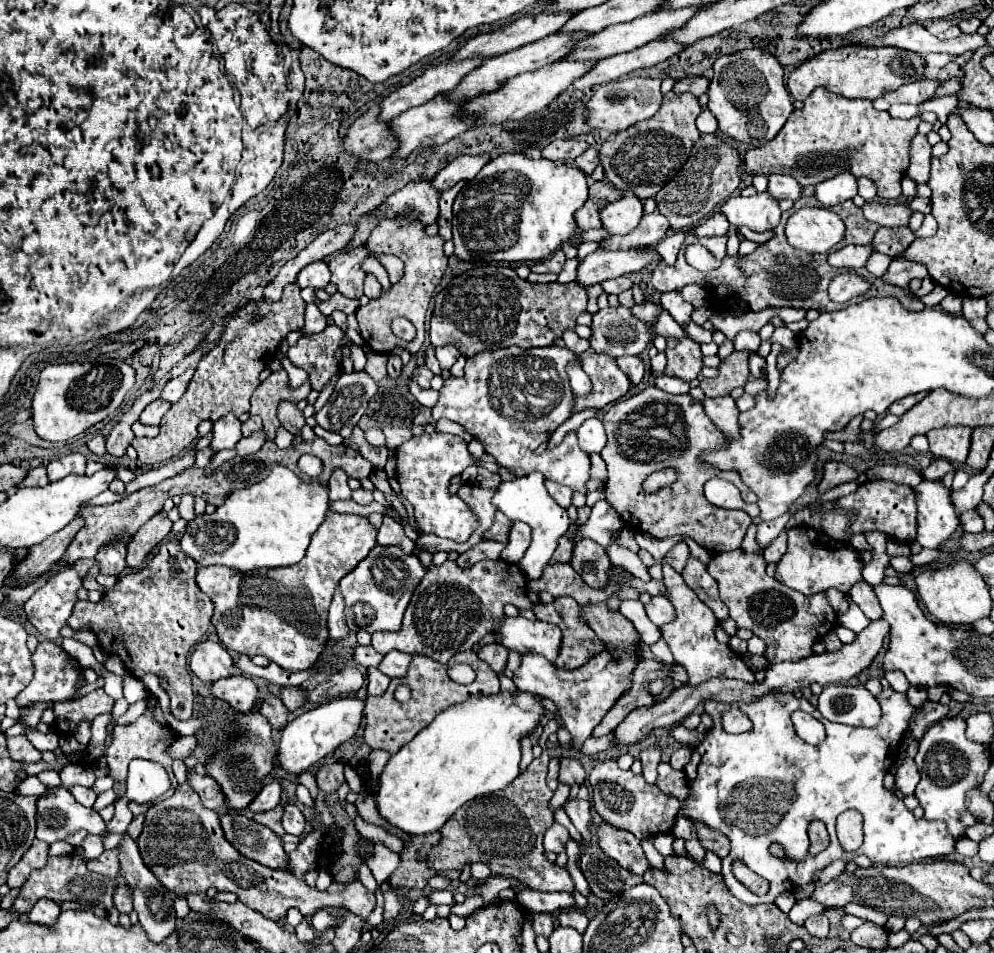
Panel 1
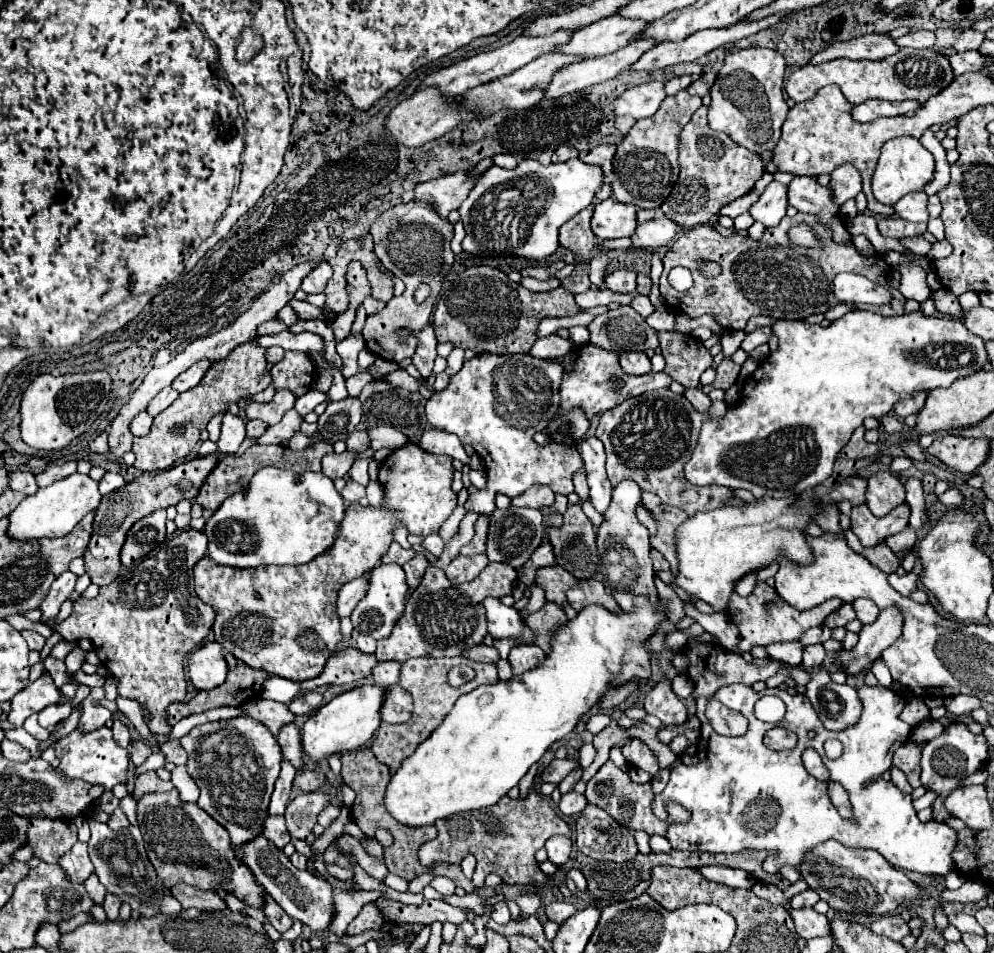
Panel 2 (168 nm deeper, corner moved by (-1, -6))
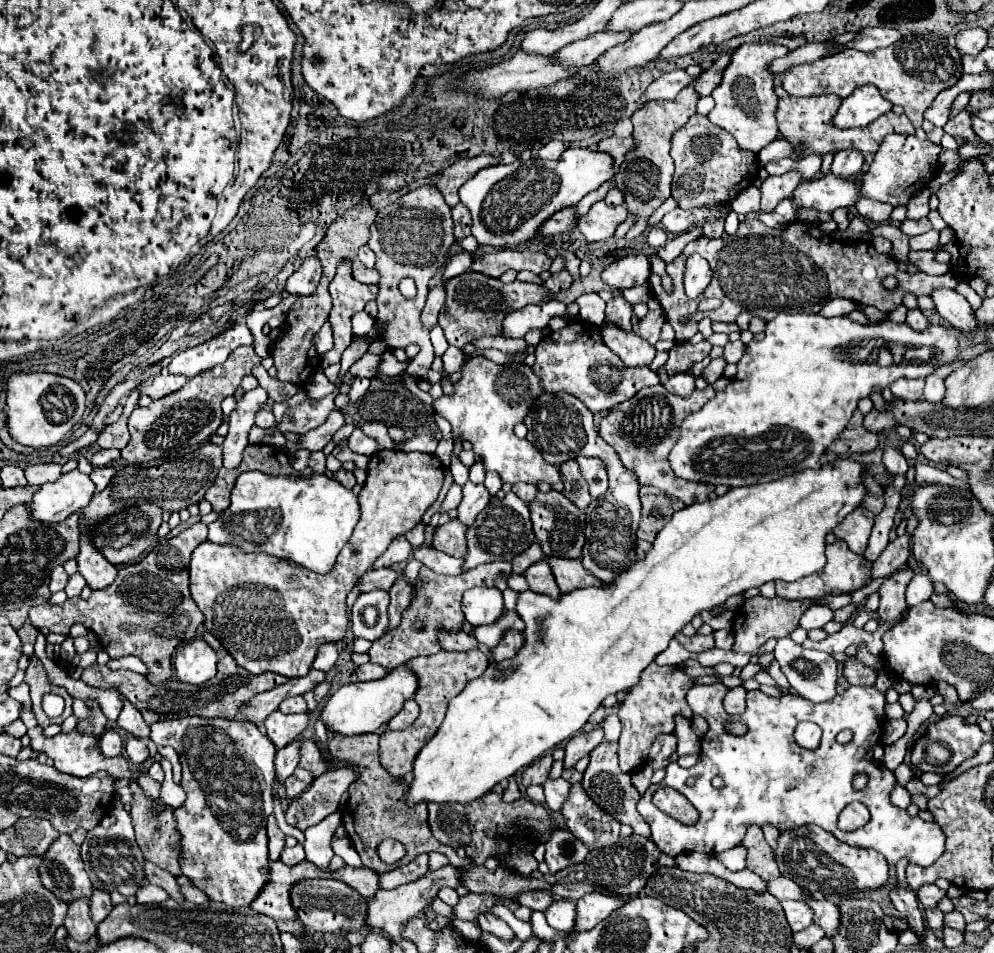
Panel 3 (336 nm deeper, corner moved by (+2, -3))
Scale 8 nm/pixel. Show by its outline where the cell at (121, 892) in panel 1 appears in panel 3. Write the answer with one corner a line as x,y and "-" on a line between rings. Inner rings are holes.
94,890
90,896
90,910
92,910
92,918
96,924
100,924
112,910
110,904
110,894
104,890

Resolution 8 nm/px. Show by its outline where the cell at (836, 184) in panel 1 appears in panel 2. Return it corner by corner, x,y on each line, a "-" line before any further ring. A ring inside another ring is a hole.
843,163
831,173
829,187
833,189
835,201
843,205
847,199
853,199
861,191
861,173
851,163

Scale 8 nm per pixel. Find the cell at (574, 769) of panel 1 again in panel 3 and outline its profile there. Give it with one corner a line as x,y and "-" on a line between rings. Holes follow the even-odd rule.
546,754
546,756
542,756
540,760
536,760
536,764
532,764
532,766
526,768
526,772
524,772
524,776
522,776
522,784
524,784
524,786
544,784
544,782
548,780
548,772
550,772
550,768
552,768
552,762
554,762
552,754

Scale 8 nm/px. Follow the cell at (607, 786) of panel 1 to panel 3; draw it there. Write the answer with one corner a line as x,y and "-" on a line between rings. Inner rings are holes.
602,742
596,746
596,750
590,754
590,764
584,772
584,780
582,780
582,786
586,790
586,794
602,808
606,810
610,816
614,816
620,824
628,824
632,826
634,834
638,836
644,836
644,838
650,838
650,828
646,824
646,820
640,816
640,812
636,810
636,804
640,800
640,794
638,790
634,788
634,784
630,782
630,774
622,772
618,768
618,754
616,754
616,744
610,744
610,742

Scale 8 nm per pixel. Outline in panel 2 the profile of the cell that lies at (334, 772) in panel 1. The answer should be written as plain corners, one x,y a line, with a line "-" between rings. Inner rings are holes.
301,771
293,779
293,785
303,793
311,793
311,791
317,791
323,785
323,781
325,781
325,773
321,771

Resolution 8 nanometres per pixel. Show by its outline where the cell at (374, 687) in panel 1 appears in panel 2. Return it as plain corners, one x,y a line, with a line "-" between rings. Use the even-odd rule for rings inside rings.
391,685
389,687
389,697
385,699
385,705
383,705
383,713
381,713
381,719
385,723
391,723
391,725
399,725
399,723
407,723
409,717
411,717
411,711
413,711
413,699
407,691
403,691
399,685

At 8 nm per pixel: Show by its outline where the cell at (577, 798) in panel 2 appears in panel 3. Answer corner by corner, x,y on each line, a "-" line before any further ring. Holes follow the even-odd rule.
564,778
558,780
546,780
542,784
544,794
546,794
546,806
554,812
558,812
562,808
562,804
566,802
568,794
570,794
570,782
566,782

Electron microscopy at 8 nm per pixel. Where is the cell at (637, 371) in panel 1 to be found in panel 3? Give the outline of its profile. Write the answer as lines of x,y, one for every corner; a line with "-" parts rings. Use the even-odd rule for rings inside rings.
604,328
602,340
622,358
626,366
646,366
656,356
656,348
632,332
616,332
616,328

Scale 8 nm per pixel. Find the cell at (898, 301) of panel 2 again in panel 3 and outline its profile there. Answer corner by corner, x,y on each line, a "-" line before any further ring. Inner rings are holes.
744,220
738,226
738,232
730,236
726,242
718,238
698,238
686,244
684,252
666,266
666,274
672,278
672,292
666,292
660,276
650,276
650,286
654,290
654,298
660,302
666,320
676,330
676,340
686,342
696,334
696,324
702,316
718,322
734,322
740,312
750,312
762,320
772,320
780,312
796,312
796,314
816,314
824,304
832,298
848,298
858,304
876,306
880,312
892,312
904,298
904,294
913,293
917,298
930,293
939,287
955,289
958,281
953,274
932,276
925,273
908,274
896,268
896,260
890,255
876,254
871,242
859,241
856,244
838,244
826,242
824,236
812,232
812,224
806,222
790,222
786,228
768,228
760,220
-
774,242
774,244
772,244
-
690,254
700,254
710,262
714,270
714,278
710,286
704,290
700,298
720,298
722,306
712,312
698,312
698,302
686,298
682,274
684,264
-
824,272
828,278
828,286
824,286
-
886,276
898,276
898,286
888,290
882,286
-
688,316
686,322
682,318

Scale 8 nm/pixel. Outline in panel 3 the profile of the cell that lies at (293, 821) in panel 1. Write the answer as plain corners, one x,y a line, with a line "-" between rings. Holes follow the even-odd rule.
350,766
330,770
310,784
298,798
292,798
286,810
286,822
298,830
316,826
320,820
336,812
338,802
346,788
356,780
356,774

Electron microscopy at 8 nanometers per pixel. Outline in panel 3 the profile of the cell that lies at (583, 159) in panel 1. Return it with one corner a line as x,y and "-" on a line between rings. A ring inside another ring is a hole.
610,136
598,142
598,152
606,152
612,156
614,160
614,168
618,168
624,162
624,154
628,150
634,148
634,140
632,138
618,138
618,136

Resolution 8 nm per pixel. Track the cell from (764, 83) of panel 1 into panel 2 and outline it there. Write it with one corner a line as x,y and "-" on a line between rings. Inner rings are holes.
749,47
729,53
711,89
709,127
727,133
735,143
759,155
773,151
781,137
781,125
789,111
783,95
783,79
785,59
773,49

